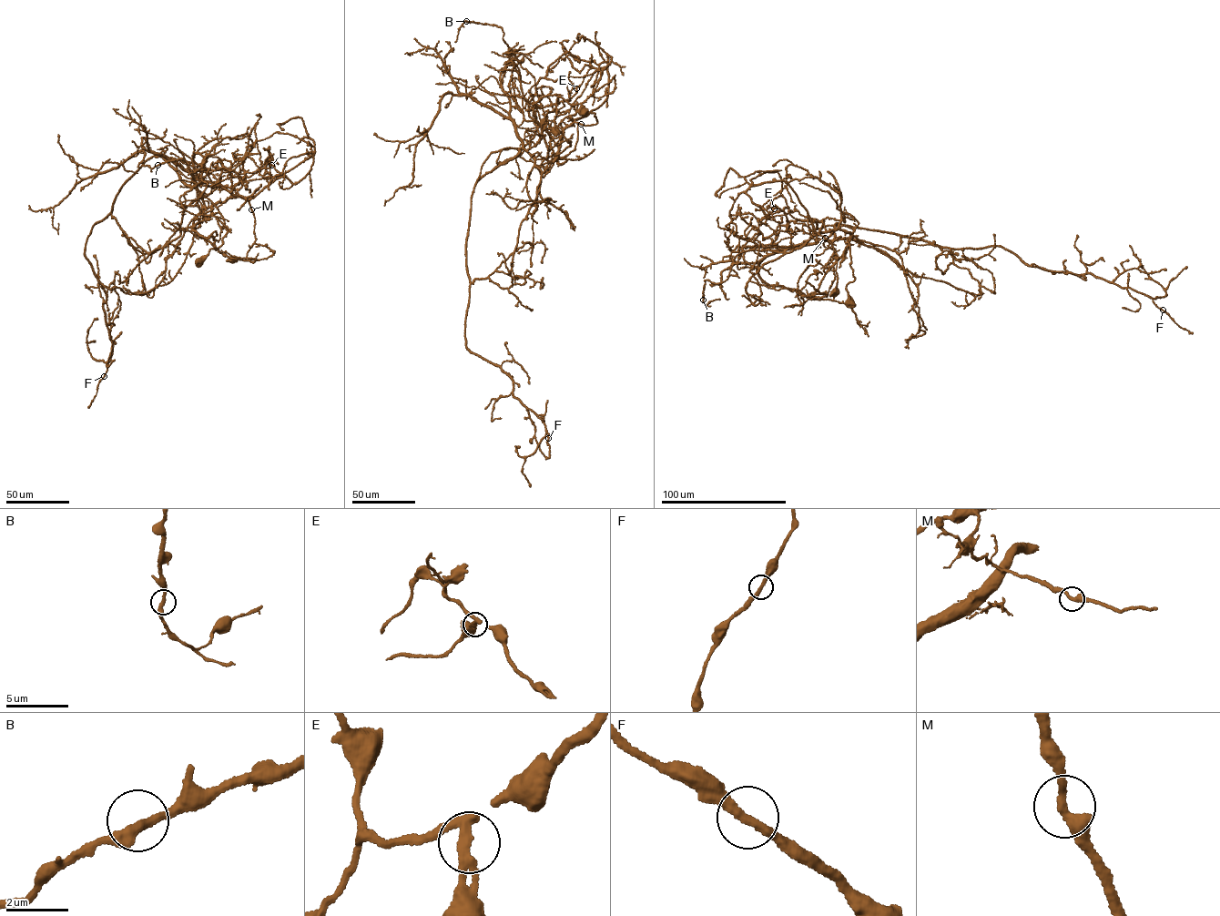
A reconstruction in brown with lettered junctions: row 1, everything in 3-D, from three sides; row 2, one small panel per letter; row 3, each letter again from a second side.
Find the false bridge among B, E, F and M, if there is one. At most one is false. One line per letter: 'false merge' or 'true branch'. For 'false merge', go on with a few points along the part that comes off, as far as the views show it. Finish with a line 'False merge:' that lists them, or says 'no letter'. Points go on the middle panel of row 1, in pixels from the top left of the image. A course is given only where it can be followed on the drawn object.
B: true branch
E: false merge; course (576, 88), (611, 56), (606, 100), (550, 161), (534, 104), (581, 104), (614, 76), (590, 94)
F: true branch
M: true branch
False merge: E

